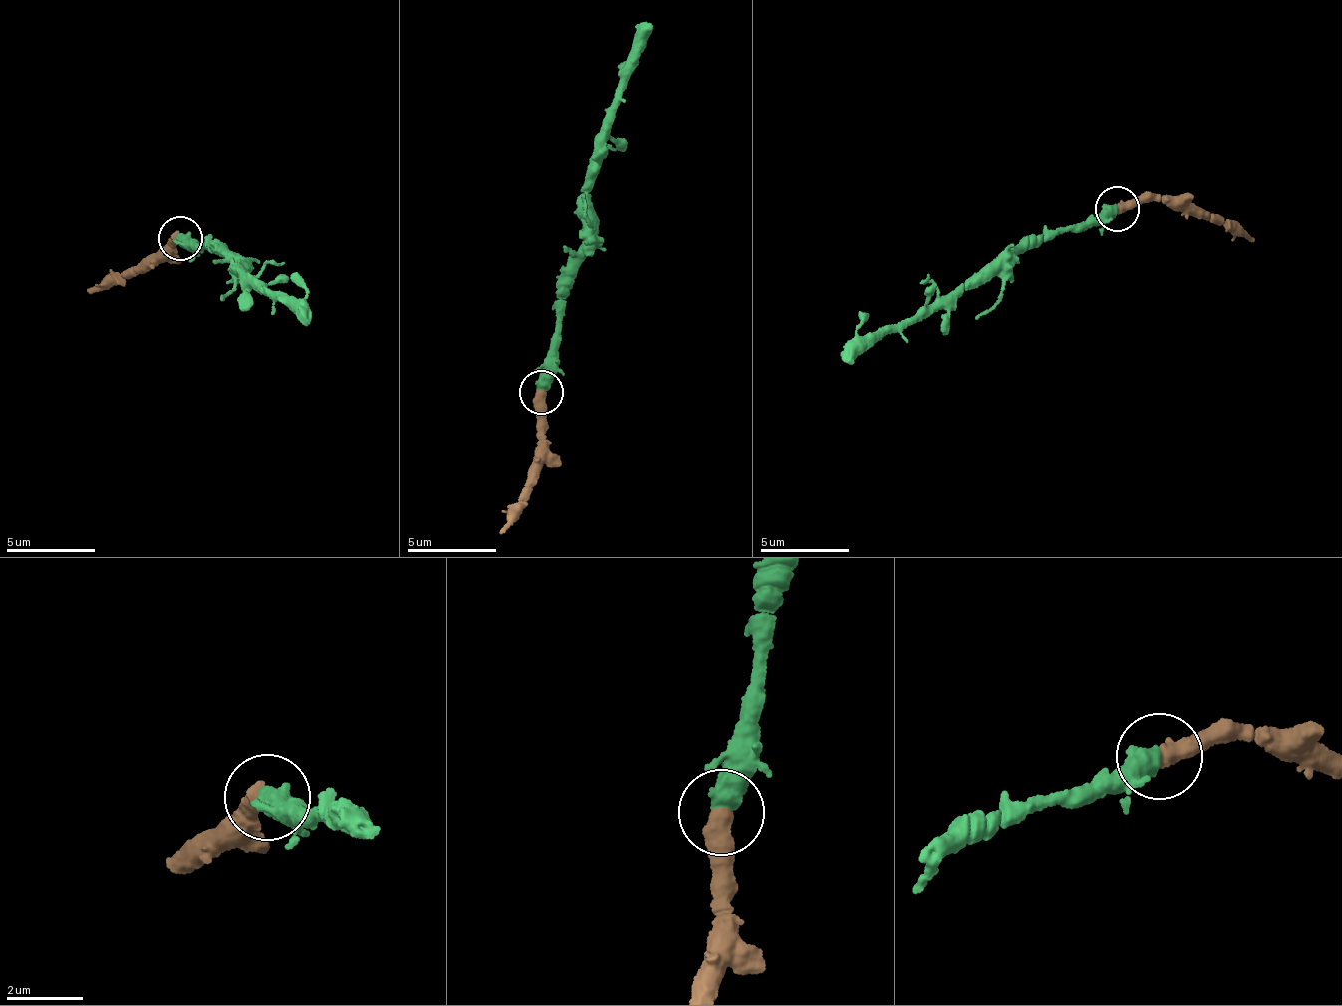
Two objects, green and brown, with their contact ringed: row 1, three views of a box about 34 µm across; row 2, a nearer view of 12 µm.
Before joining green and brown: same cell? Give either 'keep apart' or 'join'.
join

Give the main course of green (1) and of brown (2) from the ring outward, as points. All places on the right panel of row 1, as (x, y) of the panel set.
1: (1113, 209), (1036, 235), (899, 322), (864, 333), (862, 319), (865, 315)
2: (1117, 210), (1156, 200), (1202, 208), (1237, 220), (1254, 243)

